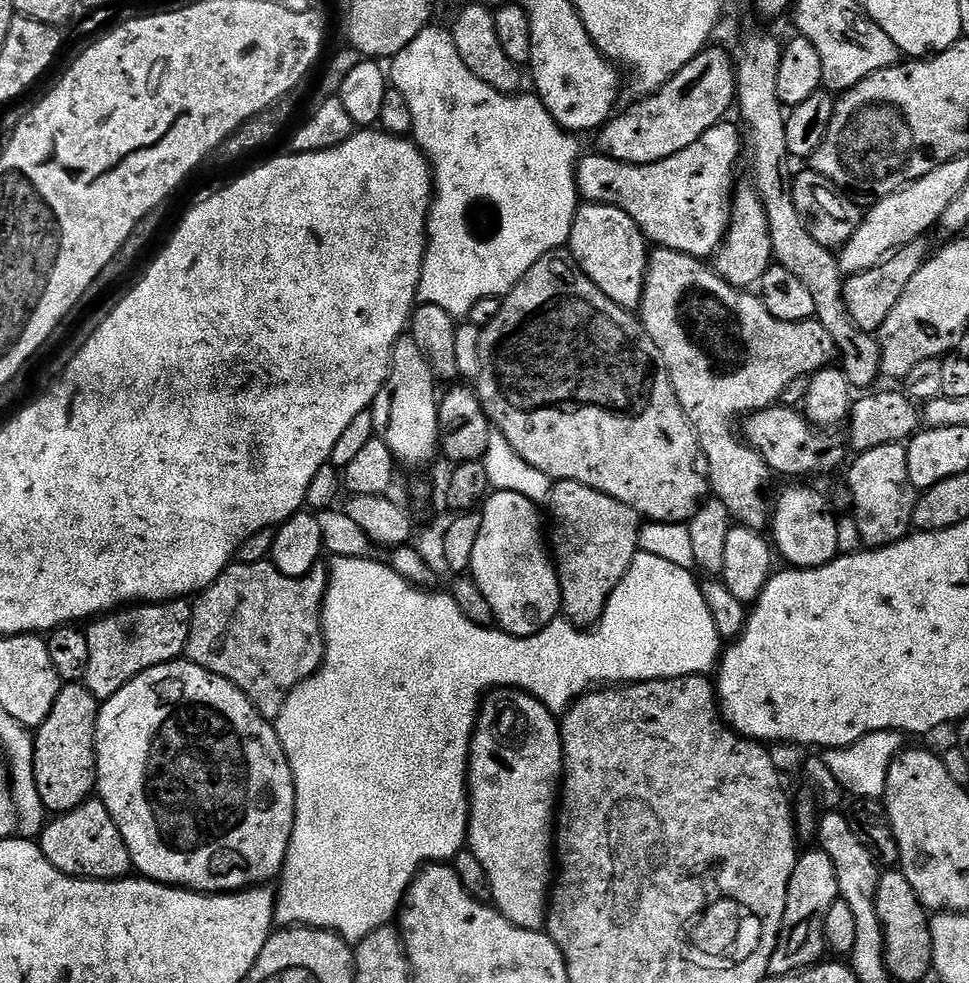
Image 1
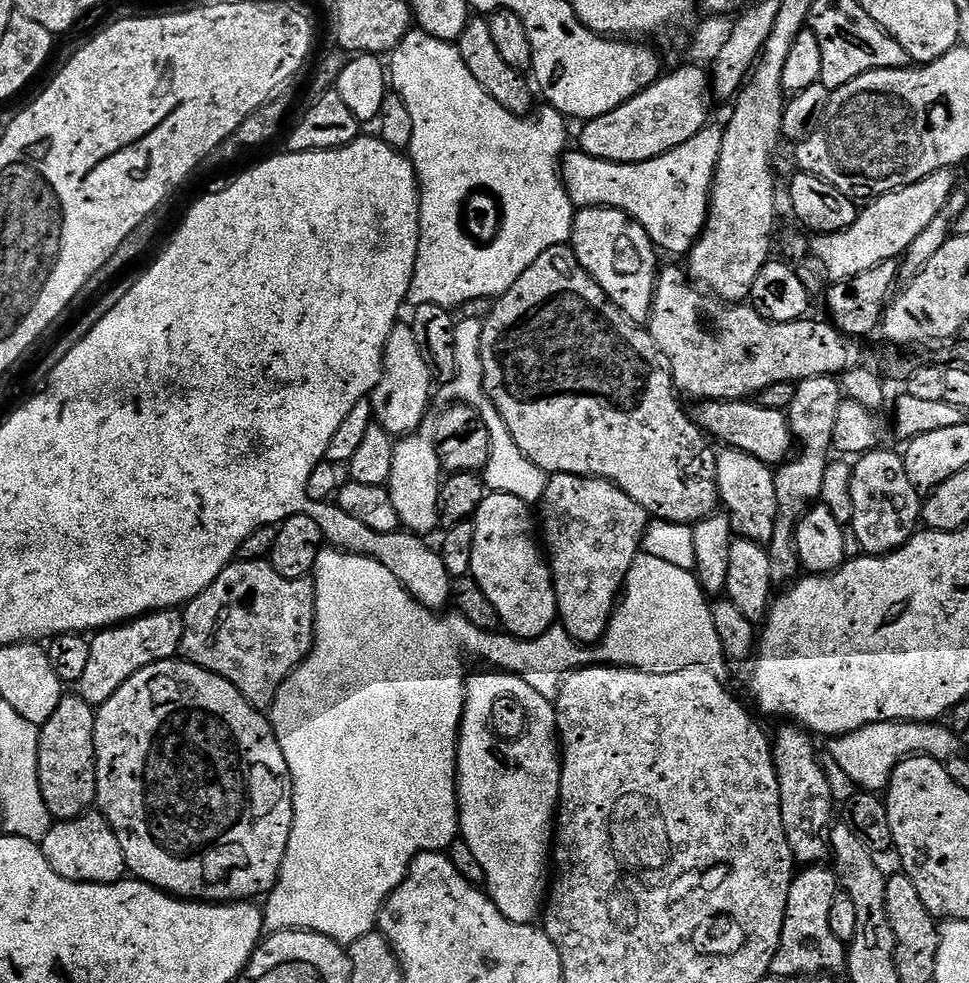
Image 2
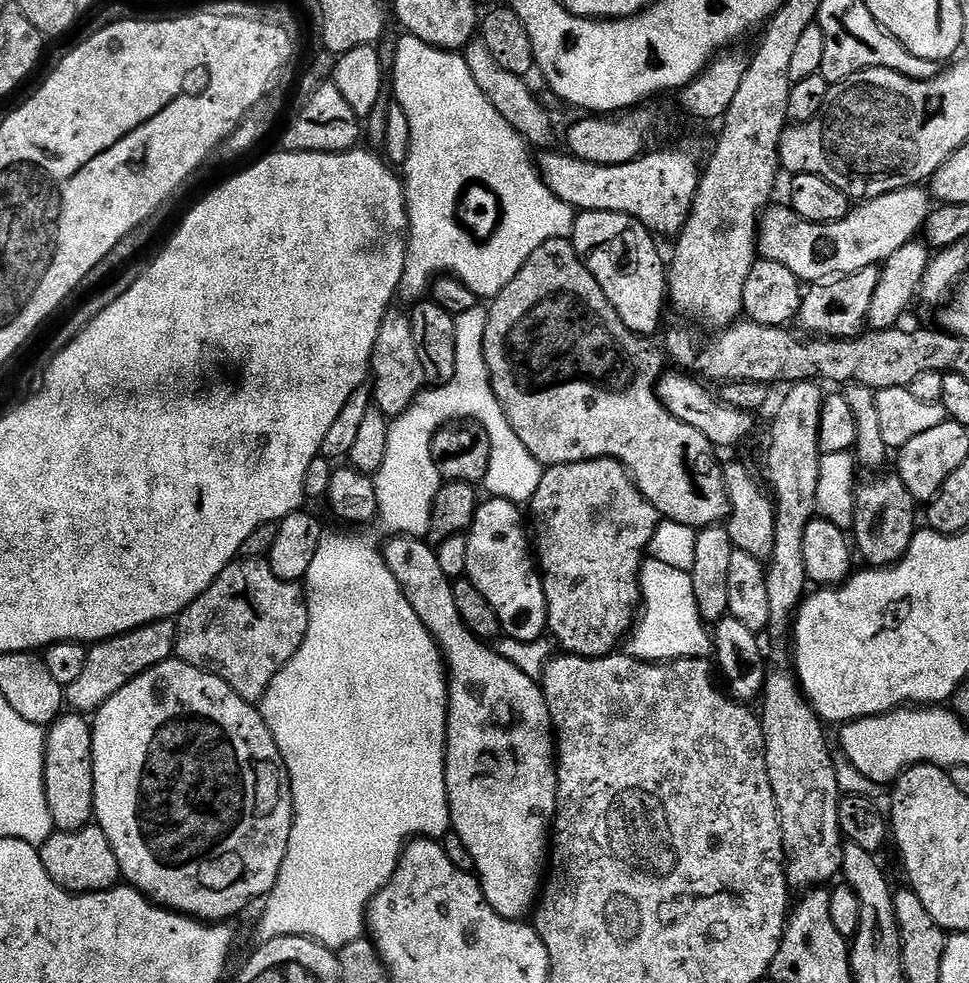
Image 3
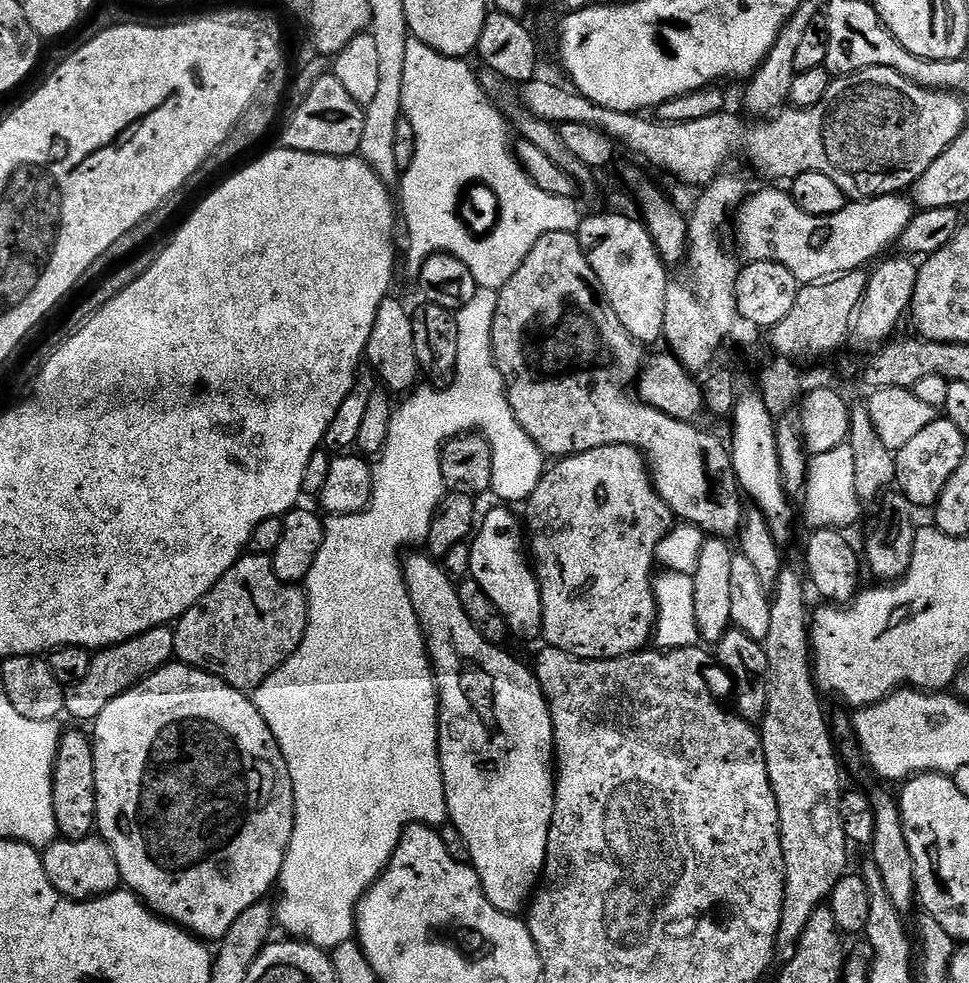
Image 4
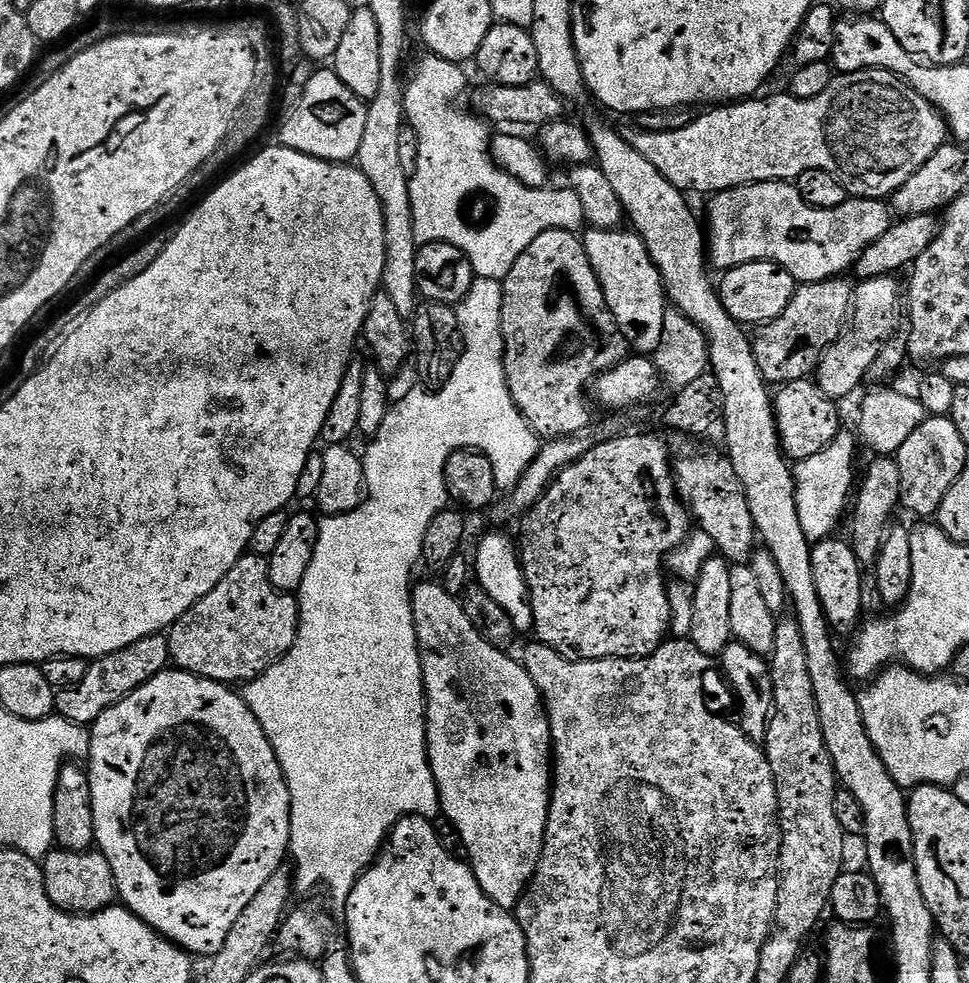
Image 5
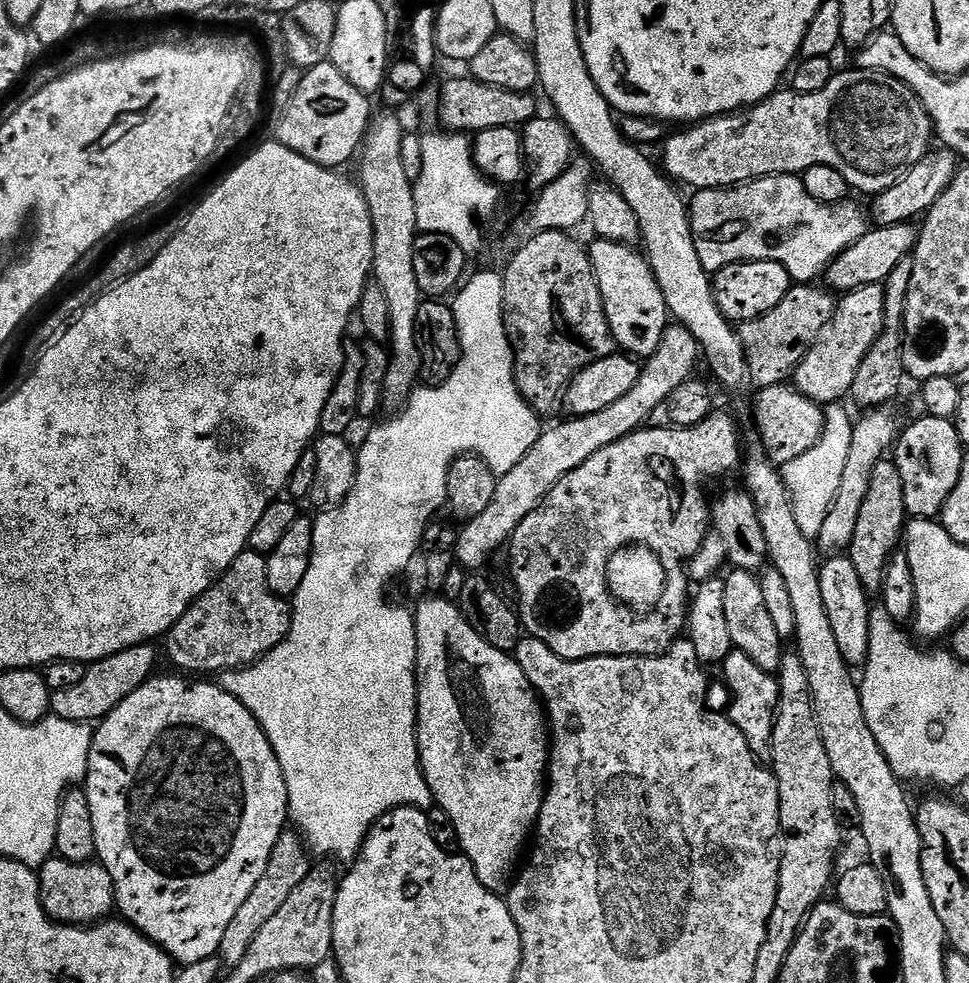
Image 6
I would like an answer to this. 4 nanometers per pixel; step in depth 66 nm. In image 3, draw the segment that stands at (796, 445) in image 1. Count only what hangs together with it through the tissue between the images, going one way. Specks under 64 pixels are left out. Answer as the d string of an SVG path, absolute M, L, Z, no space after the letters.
M675 370L665 371L656 384L656 396L678 418L678 422L686 422L686 426L694 426L702 438L706 438L712 443L713 449L732 448L735 444L740 444L752 432L753 413L743 412L741 408L732 408L729 404L724 403L721 399L711 396L705 385L699 379L691 380L691 375L683 371Z

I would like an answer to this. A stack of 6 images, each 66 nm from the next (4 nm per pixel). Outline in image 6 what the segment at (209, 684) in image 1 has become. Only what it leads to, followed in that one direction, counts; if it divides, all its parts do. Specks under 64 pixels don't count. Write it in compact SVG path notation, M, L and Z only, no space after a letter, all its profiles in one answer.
M183 675L159 676L134 690L130 698L123 700L109 716L95 725L88 759L86 791L90 802L90 818L94 818L96 856L114 882L118 912L146 939L153 940L166 955L171 956L177 965L183 966L197 964L200 960L211 960L219 953L226 926L230 926L234 914L238 914L242 907L242 902L250 898L250 890L258 886L258 878L262 878L262 873L266 871L278 838L286 831L287 824L284 823L289 823L290 813L282 766L274 754L268 735L264 733L254 714L246 710L244 703L232 695L227 687L195 684L192 681L195 679L185 678Z

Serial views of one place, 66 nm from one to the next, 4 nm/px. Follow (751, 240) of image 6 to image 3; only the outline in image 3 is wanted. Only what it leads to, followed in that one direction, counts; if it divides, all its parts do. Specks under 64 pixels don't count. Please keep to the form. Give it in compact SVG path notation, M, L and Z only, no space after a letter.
M920 186L901 188L898 192L882 194L878 198L853 207L846 218L829 224L803 220L788 206L784 208L769 206L764 209L764 214L760 218L756 247L763 259L782 262L782 266L786 266L786 270L790 270L790 274L797 276L801 282L824 282L829 278L849 276L871 264L883 265L884 261L890 258L890 254L894 254L894 250L902 250L902 246L906 246L921 235L928 220L928 213L933 207L929 193Z

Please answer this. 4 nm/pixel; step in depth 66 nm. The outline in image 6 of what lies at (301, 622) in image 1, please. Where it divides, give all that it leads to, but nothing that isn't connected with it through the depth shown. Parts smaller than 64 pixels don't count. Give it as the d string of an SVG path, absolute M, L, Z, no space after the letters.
M245 550L238 558L234 558L224 575L204 595L189 604L180 621L166 633L168 656L178 667L185 668L180 670L188 674L224 672L227 668L239 670L262 659L267 652L277 648L288 637L288 631L292 629L292 609L287 599L270 590L267 565L267 559L261 553Z

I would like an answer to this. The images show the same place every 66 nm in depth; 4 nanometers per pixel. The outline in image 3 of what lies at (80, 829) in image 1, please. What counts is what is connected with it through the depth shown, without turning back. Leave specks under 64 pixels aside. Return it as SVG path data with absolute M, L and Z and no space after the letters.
M89 826L77 832L53 831L49 840L39 845L38 851L42 866L46 866L46 874L50 874L56 885L67 892L105 892L107 888L115 888L121 883L118 858L114 858L110 838L106 838L98 826Z

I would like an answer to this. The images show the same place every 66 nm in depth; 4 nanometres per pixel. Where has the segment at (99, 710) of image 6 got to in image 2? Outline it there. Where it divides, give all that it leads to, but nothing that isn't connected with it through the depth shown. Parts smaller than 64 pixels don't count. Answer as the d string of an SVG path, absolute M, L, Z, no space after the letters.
M179 611L150 612L114 628L102 628L91 637L90 659L78 685L78 694L94 706L105 704L138 670L173 659L180 652L184 618Z

